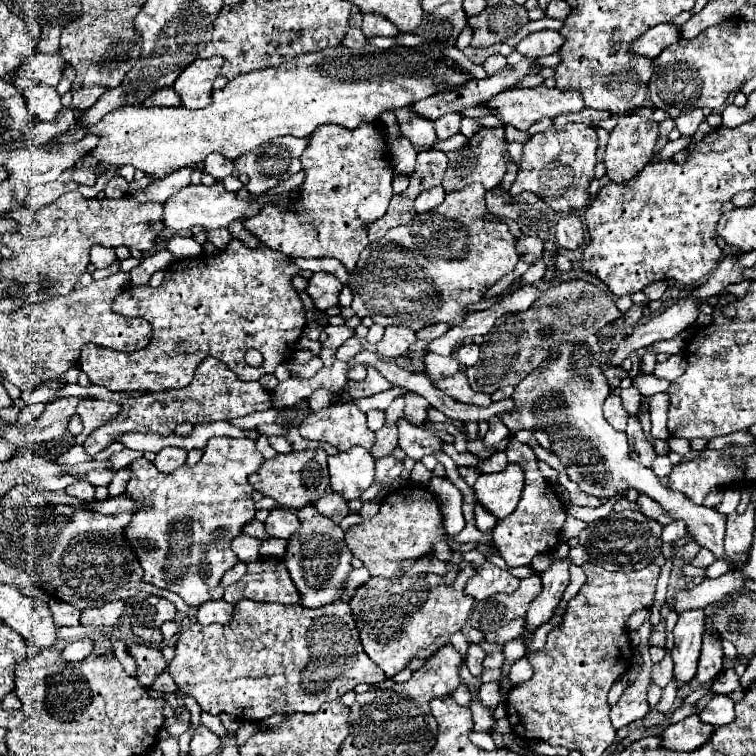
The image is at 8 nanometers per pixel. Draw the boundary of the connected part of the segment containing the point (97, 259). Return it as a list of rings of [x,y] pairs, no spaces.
[[[92,244],[90,246],[90,262],[96,268],[108,268],[112,262],[116,262],[114,248],[106,248],[102,244]]]

